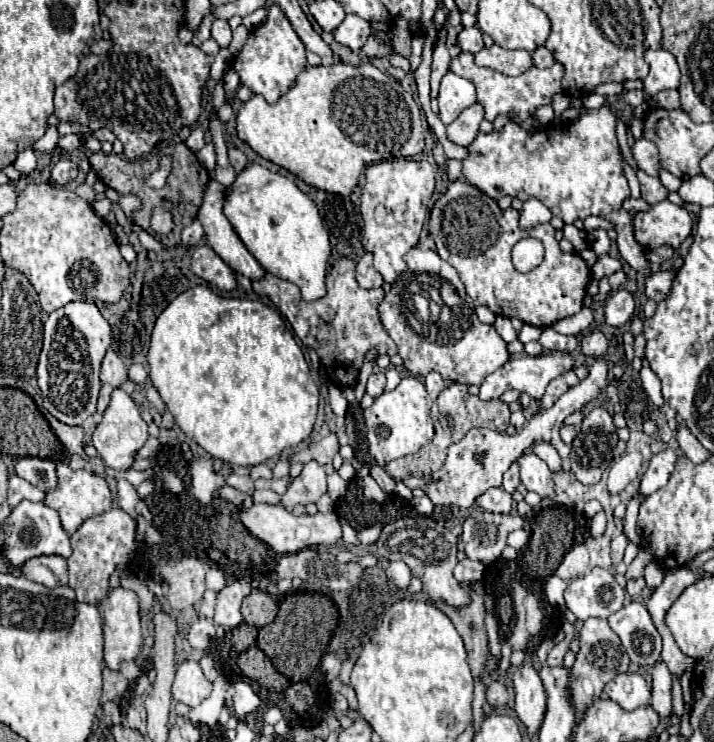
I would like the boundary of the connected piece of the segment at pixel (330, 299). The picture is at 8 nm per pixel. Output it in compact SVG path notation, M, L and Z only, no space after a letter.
M340 259L326 277L326 287L328 293L322 299L316 301L302 301L300 289L274 275L266 275L262 281L252 283L254 291L260 297L270 297L270 301L278 307L278 311L290 321L294 333L302 339L304 345L312 347L328 377L338 383L338 385L354 385L358 379L358 371L362 367L364 355L368 349L376 349L378 355L394 355L396 345L382 327L382 321L378 317L378 305L384 299L382 289L360 289L356 279L354 279L354 263L348 259Z

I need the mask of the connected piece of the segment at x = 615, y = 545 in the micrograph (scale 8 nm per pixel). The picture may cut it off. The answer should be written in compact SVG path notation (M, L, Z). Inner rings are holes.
M620 533L620 535L616 535L612 539L612 565L616 565L616 563L622 561L622 555L624 555L626 545L628 545L628 539L626 539L624 533Z

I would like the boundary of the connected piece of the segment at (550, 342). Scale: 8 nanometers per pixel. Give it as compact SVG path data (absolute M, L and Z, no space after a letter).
M544 329L542 335L540 335L540 343L542 343L544 351L566 351L566 353L572 353L578 347L578 339L576 337L560 335L554 329Z

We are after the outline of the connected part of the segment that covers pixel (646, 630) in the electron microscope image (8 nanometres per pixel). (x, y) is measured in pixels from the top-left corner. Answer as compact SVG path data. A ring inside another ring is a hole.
M628 603L608 617L608 625L620 637L632 663L652 667L660 659L662 639L642 603Z

